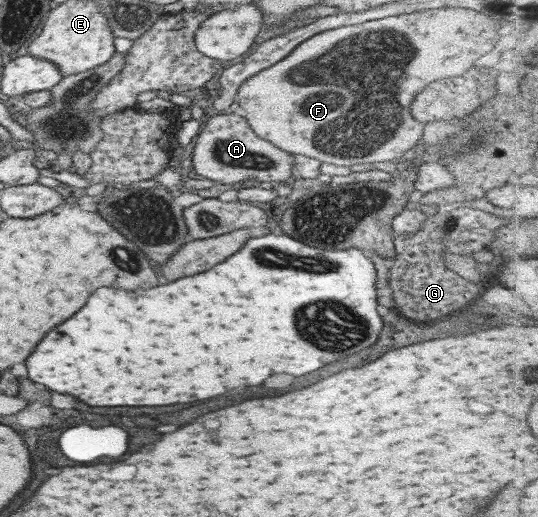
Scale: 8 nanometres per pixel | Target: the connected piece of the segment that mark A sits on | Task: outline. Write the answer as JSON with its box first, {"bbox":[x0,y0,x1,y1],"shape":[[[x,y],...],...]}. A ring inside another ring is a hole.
{"bbox":[191,111,295,183],"shape":[[[223,111],[210,117],[195,137],[191,151],[194,172],[201,178],[219,183],[239,183],[239,181],[289,182],[295,174],[292,171],[293,156],[281,151],[272,143],[254,135],[244,117],[234,115],[232,111]]]}

